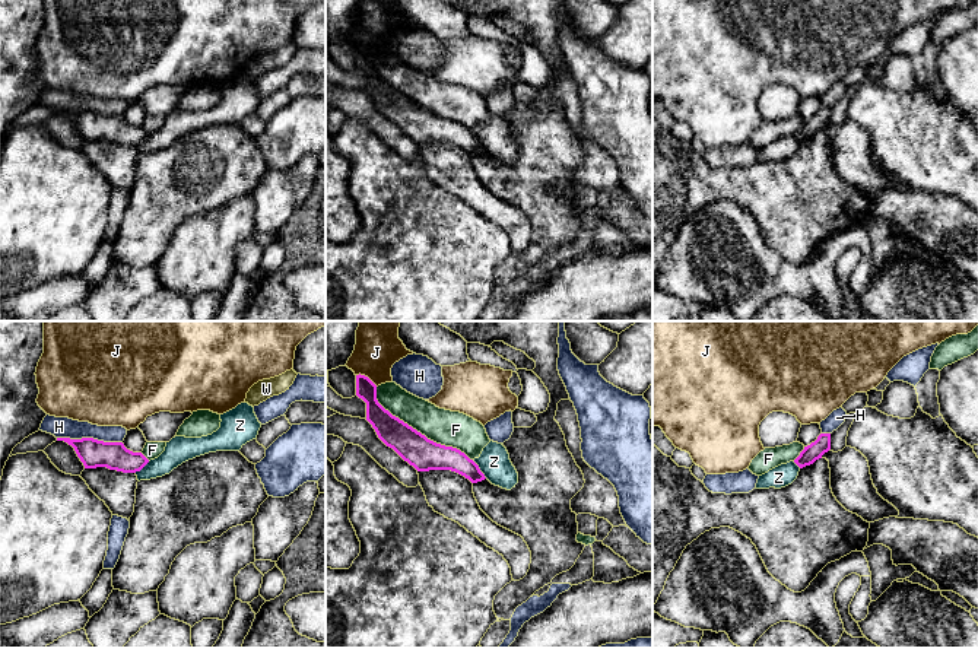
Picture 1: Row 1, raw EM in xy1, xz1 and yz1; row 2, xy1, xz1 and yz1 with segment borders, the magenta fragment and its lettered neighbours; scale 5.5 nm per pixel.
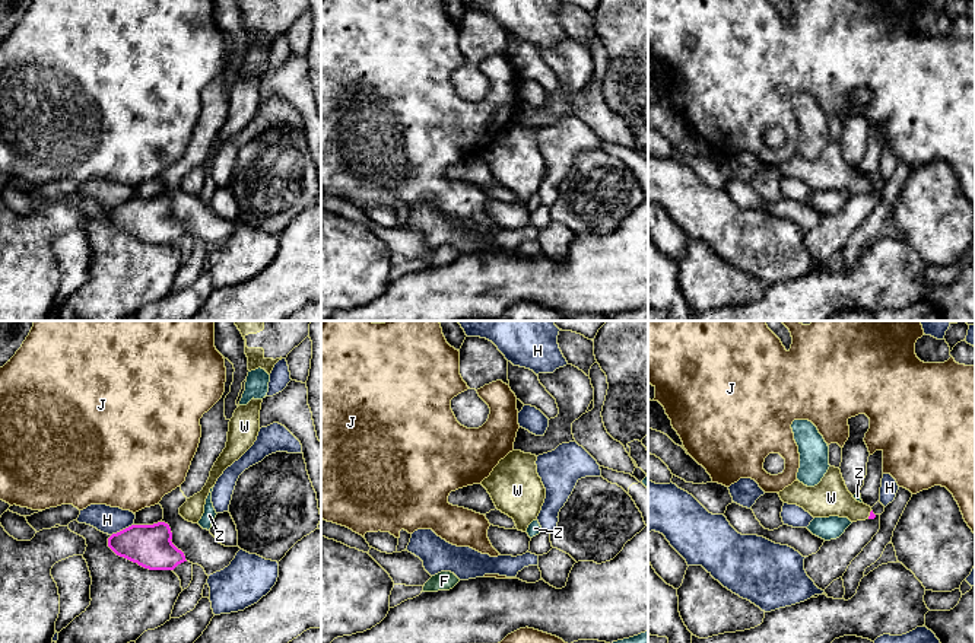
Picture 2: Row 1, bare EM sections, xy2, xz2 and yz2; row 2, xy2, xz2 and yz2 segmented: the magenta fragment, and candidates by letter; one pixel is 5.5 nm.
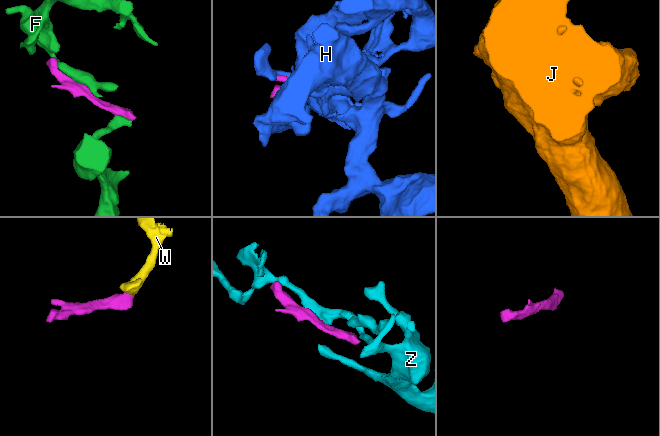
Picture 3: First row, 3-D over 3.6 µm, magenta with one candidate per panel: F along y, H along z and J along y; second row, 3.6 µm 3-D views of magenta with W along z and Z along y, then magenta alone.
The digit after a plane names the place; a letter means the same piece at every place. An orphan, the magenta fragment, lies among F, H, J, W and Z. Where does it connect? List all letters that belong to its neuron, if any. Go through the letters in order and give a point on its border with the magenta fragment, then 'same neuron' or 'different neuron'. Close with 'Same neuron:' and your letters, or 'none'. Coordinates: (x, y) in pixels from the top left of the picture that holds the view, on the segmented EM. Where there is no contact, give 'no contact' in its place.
F: xz1 (416, 431) | different neuron
H: xy1 (89, 438) | different neuron
J: xz1 (367, 377) | different neuron
W: yz2 (870, 515) | same neuron
Z: xz1 (479, 469) | different neuron
Same neuron: W

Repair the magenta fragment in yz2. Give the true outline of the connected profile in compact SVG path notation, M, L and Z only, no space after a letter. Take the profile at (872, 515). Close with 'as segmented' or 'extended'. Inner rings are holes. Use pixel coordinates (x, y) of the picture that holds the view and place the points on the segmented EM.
M829 467L822 481L807 487L798 480L778 493L781 500L797 504L813 518L839 516L851 522L874 519L871 507L857 502L848 491L841 469Z | extended

